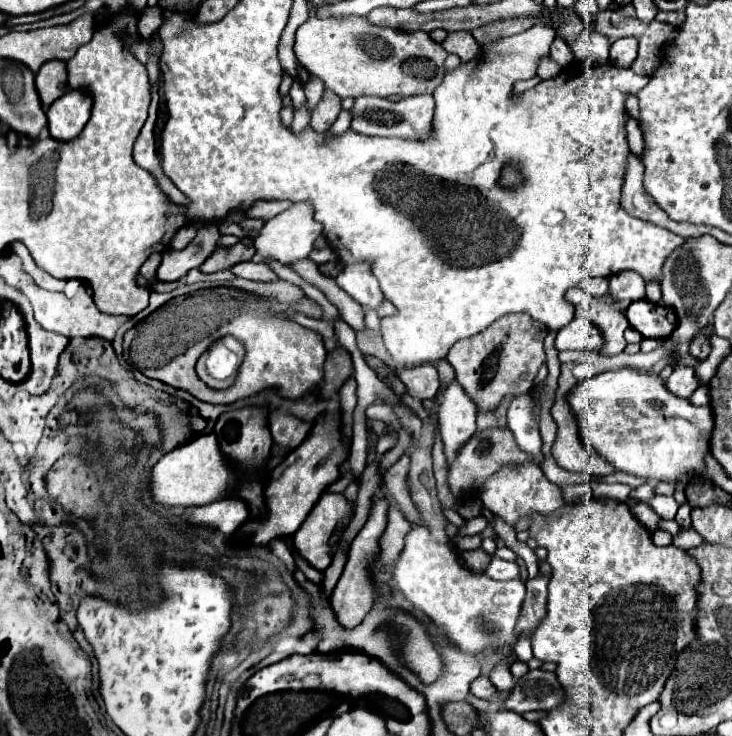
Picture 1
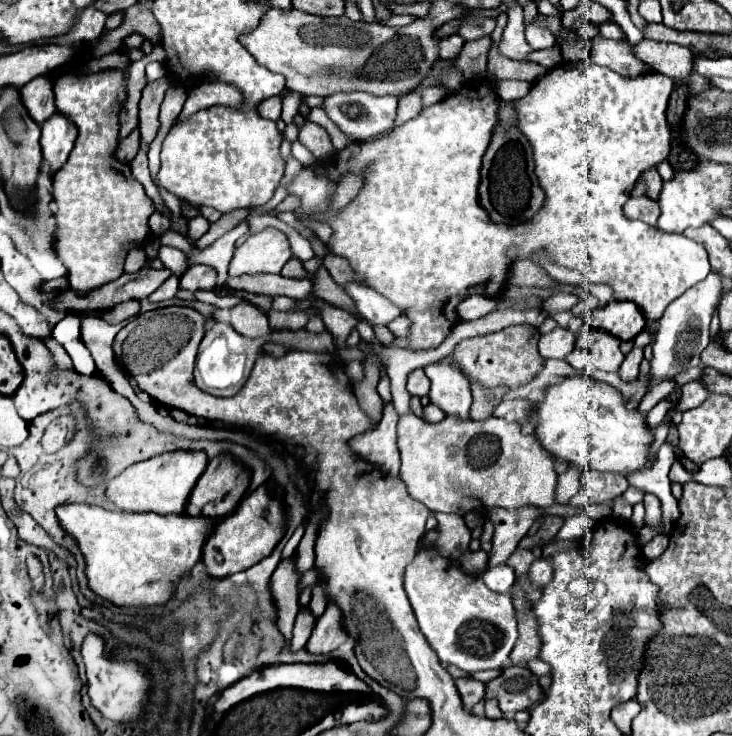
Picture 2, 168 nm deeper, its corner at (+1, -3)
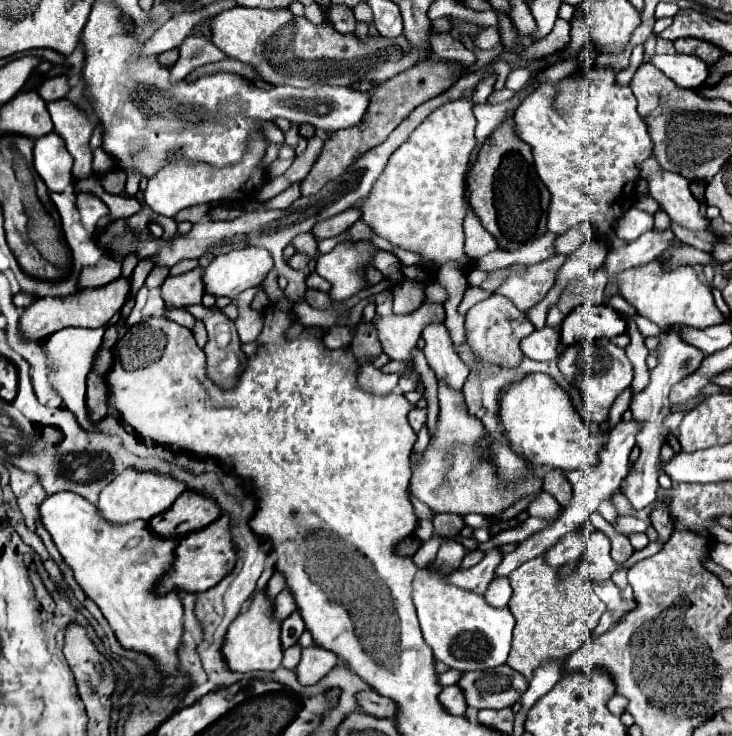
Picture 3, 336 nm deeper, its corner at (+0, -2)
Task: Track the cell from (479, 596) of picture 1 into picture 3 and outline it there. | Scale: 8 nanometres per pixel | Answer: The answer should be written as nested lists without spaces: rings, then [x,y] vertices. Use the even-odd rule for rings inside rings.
[[[417,569],[413,579],[413,603],[423,639],[433,649],[437,661],[463,673],[491,669],[507,661],[515,627],[515,619],[507,607],[491,607],[483,595],[451,585],[447,573],[437,569]]]

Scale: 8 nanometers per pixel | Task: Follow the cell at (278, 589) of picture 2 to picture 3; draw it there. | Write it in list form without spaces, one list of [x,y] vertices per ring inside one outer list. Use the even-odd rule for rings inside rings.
[[[263,587],[257,591],[253,597],[251,607],[231,623],[227,637],[225,637],[225,647],[223,655],[233,671],[275,671],[281,665],[283,659],[283,645],[281,645],[281,621],[275,617],[275,601],[269,599],[267,589]]]

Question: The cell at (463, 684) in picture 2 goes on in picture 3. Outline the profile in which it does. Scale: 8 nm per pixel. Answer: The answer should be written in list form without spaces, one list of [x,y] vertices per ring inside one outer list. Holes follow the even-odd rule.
[[[459,685],[443,687],[443,691],[441,691],[441,695],[439,695],[439,701],[443,703],[443,707],[445,707],[451,715],[465,715],[467,701],[465,701],[463,689],[461,689]]]

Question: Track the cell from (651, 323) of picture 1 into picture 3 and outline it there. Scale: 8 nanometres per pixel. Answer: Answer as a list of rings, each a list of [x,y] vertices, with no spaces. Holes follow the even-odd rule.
[[[583,303],[573,309],[561,325],[561,343],[581,343],[597,339],[613,339],[627,331],[627,321],[609,305]]]

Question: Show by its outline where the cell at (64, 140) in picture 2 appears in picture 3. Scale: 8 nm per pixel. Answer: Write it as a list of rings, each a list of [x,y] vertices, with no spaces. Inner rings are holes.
[[[51,131],[45,137],[39,137],[35,141],[35,169],[49,187],[49,191],[65,191],[71,181],[71,167],[73,167],[73,157],[65,149],[63,139]]]

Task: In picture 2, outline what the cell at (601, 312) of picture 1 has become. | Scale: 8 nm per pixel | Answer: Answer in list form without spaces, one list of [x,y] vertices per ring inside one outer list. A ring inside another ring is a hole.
[[[580,332],[574,350],[564,360],[576,370],[618,372],[624,354],[620,340],[606,332]]]

